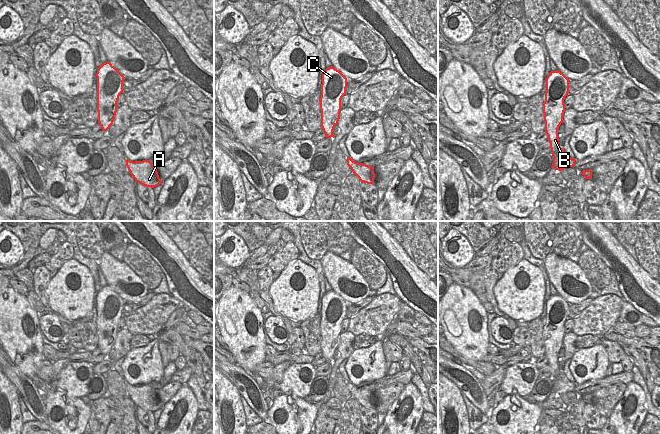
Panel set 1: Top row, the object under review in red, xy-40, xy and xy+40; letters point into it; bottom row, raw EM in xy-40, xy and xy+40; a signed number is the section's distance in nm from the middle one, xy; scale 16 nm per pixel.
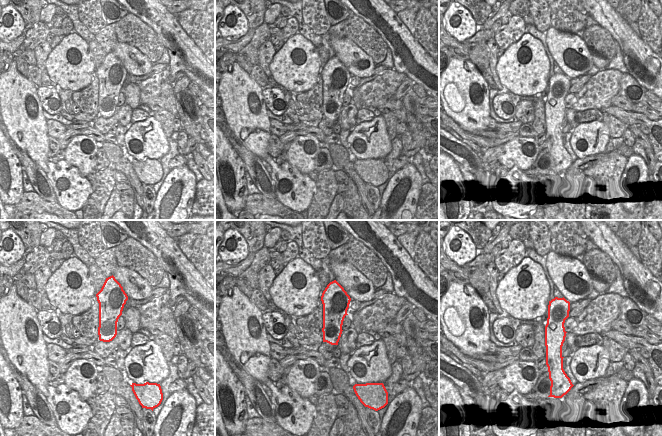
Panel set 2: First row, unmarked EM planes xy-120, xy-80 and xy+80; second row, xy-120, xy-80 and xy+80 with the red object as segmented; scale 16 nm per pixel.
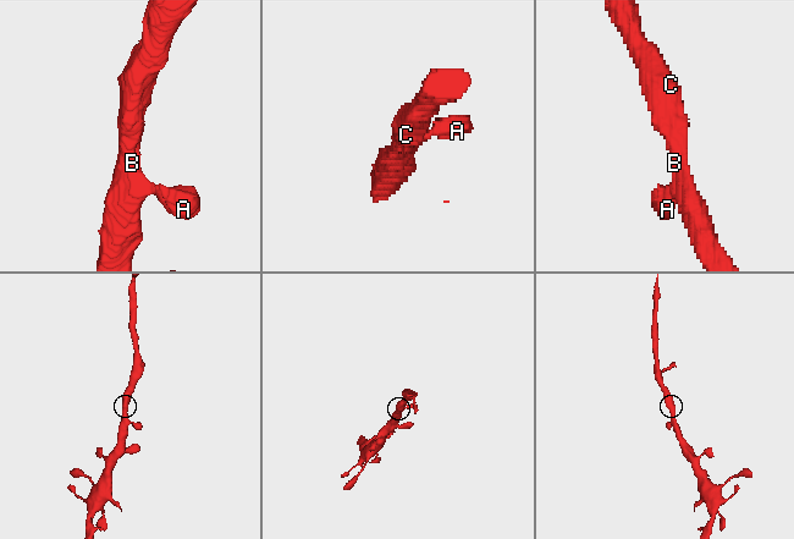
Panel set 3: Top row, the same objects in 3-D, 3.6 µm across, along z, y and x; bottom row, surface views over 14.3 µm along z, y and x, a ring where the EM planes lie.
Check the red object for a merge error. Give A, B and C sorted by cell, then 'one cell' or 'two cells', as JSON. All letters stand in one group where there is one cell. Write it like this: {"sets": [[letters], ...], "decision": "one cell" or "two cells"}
{"sets": [["A", "B", "C"]], "decision": "one cell"}

